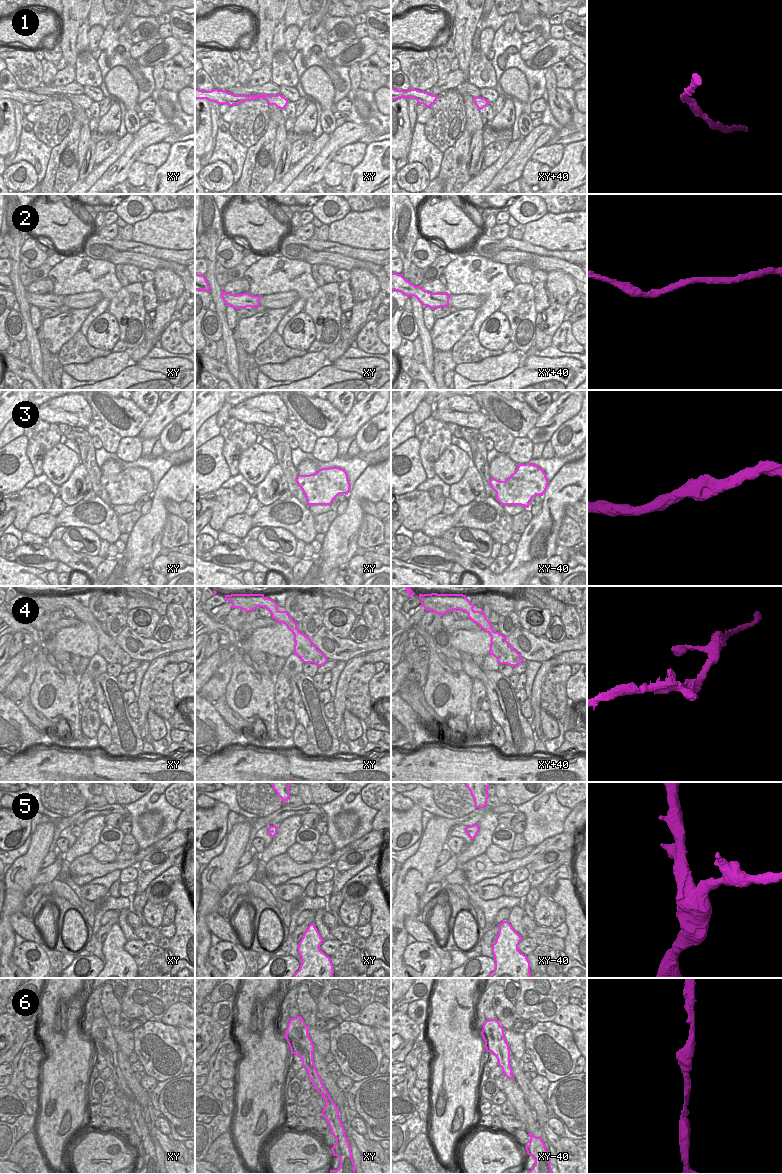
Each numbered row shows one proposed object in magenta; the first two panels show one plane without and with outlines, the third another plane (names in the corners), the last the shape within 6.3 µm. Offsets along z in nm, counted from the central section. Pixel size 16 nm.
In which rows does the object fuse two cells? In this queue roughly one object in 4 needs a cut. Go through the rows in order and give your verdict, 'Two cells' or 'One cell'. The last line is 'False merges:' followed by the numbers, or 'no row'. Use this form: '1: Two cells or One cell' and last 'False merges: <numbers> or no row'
1: One cell
2: One cell
3: One cell
4: One cell
5: One cell
6: One cell
False merges: no row

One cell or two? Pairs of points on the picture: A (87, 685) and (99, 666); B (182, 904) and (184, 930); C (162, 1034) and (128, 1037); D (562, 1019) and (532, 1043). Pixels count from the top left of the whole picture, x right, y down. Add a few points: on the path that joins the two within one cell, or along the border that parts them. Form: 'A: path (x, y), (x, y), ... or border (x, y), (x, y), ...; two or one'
A: path (87, 680), (94, 671); one
B: path (184, 910), (184, 924); one
C: border (132, 1032), (134, 1050); two
D: border (553, 1021), (559, 1025), (566, 1026), (572, 1032); two

